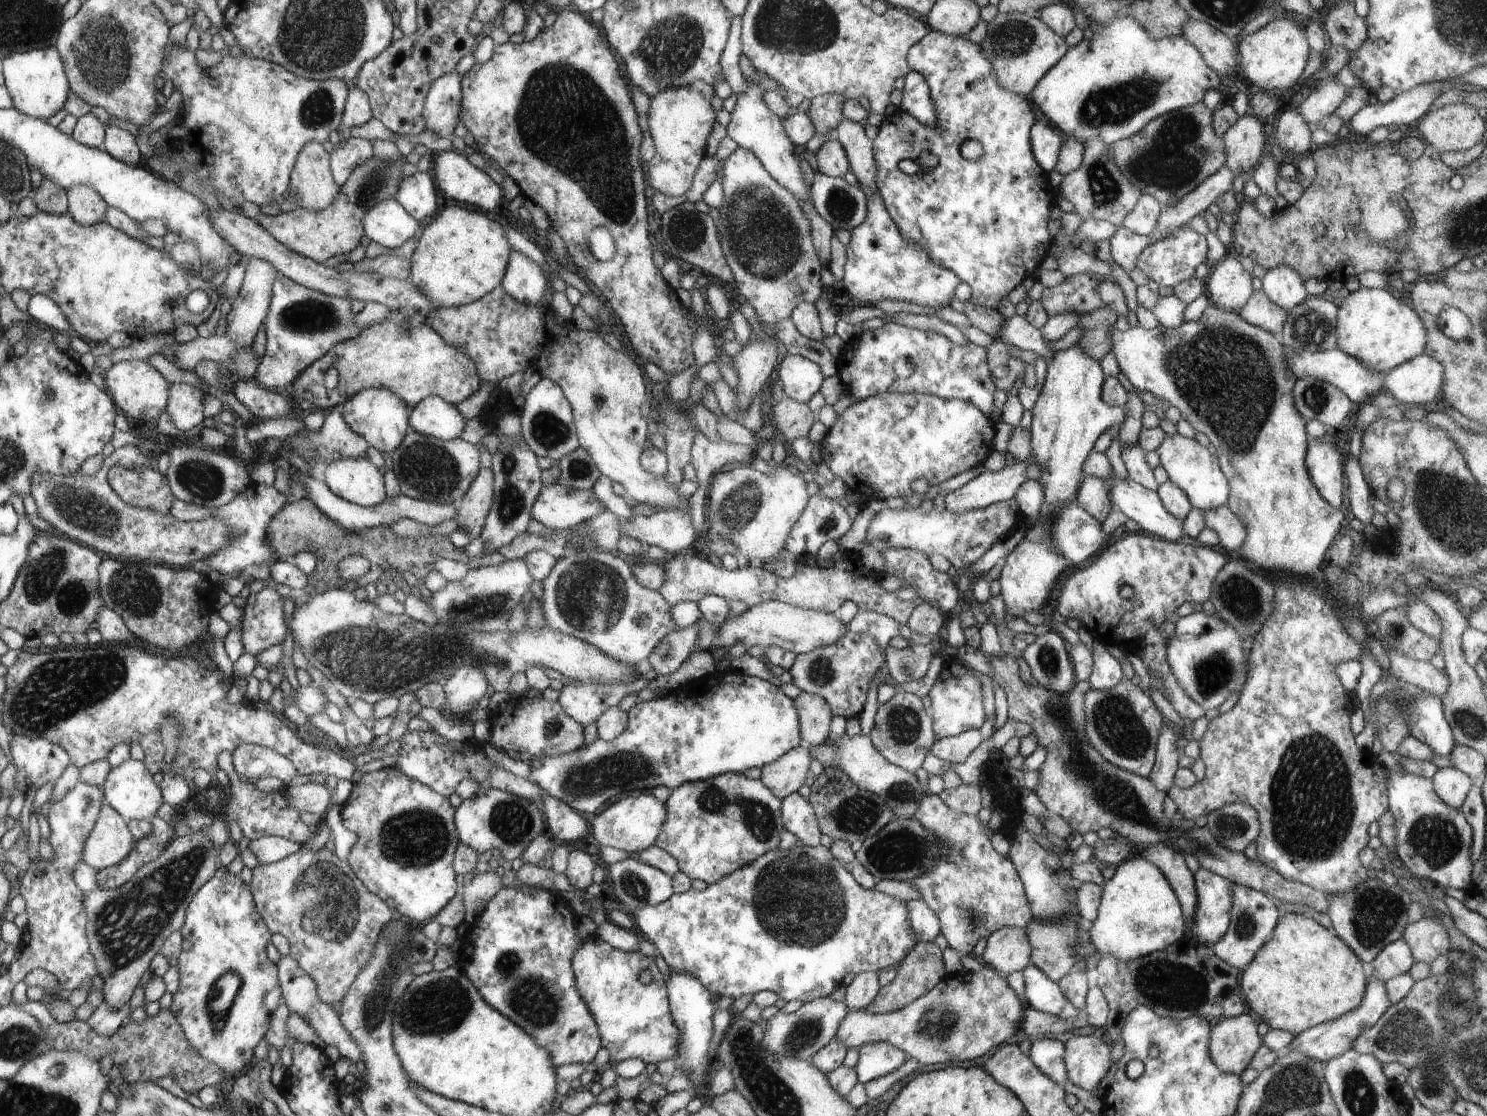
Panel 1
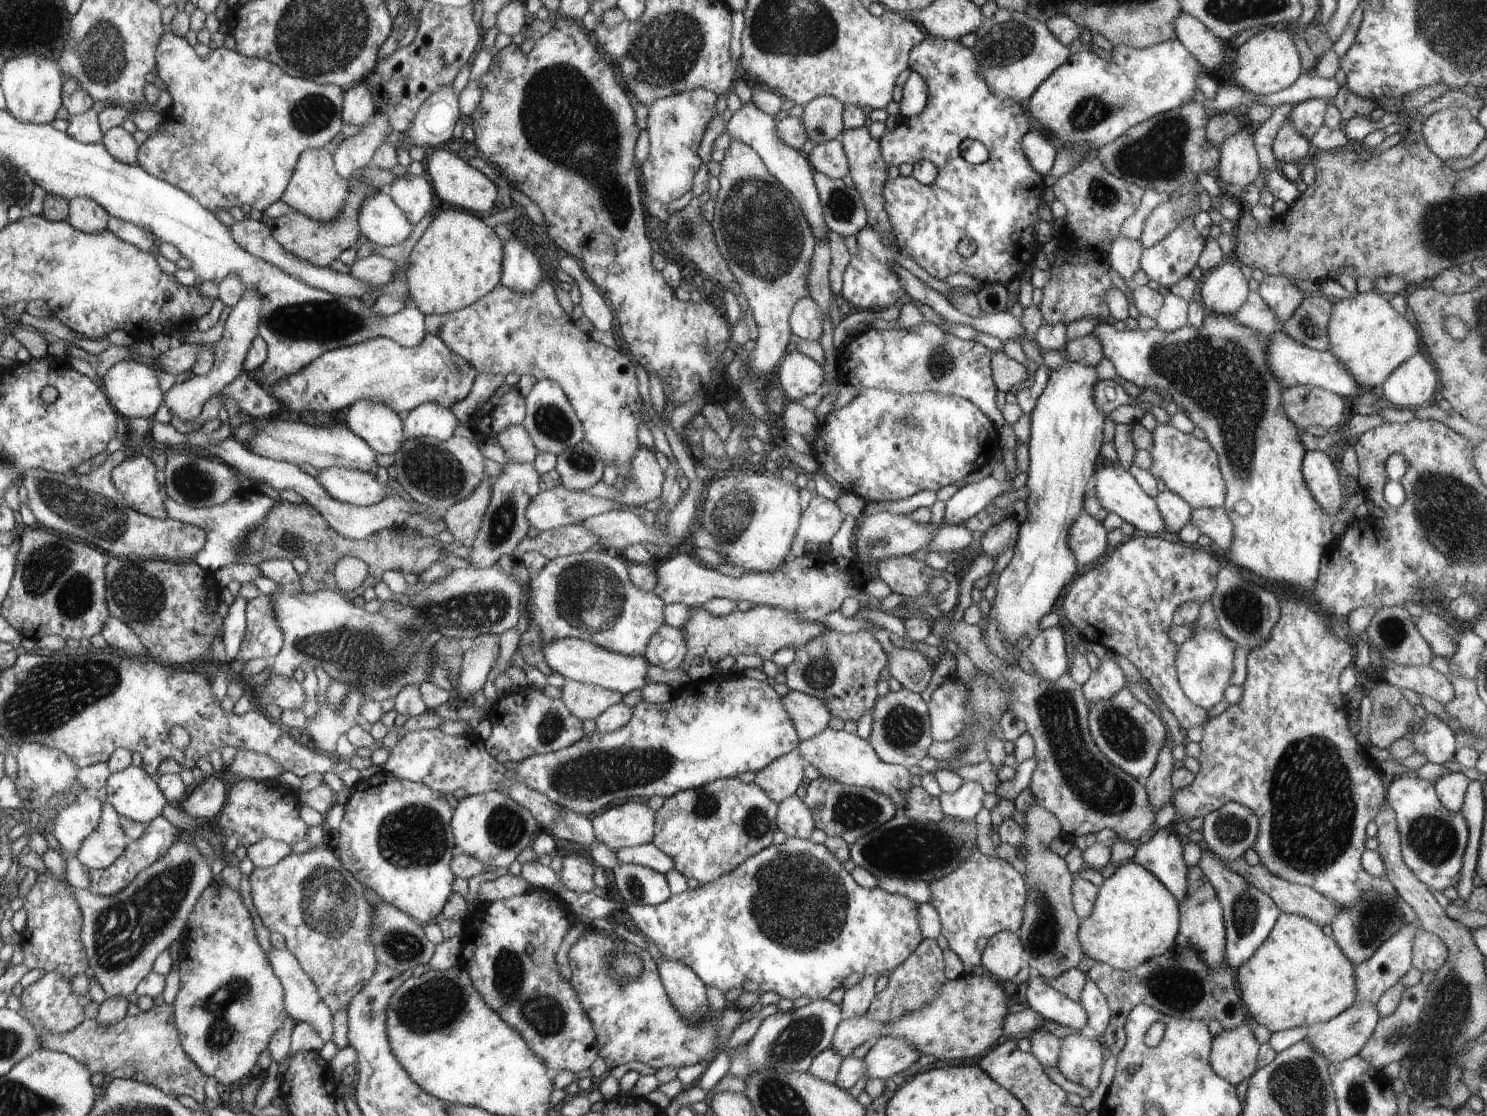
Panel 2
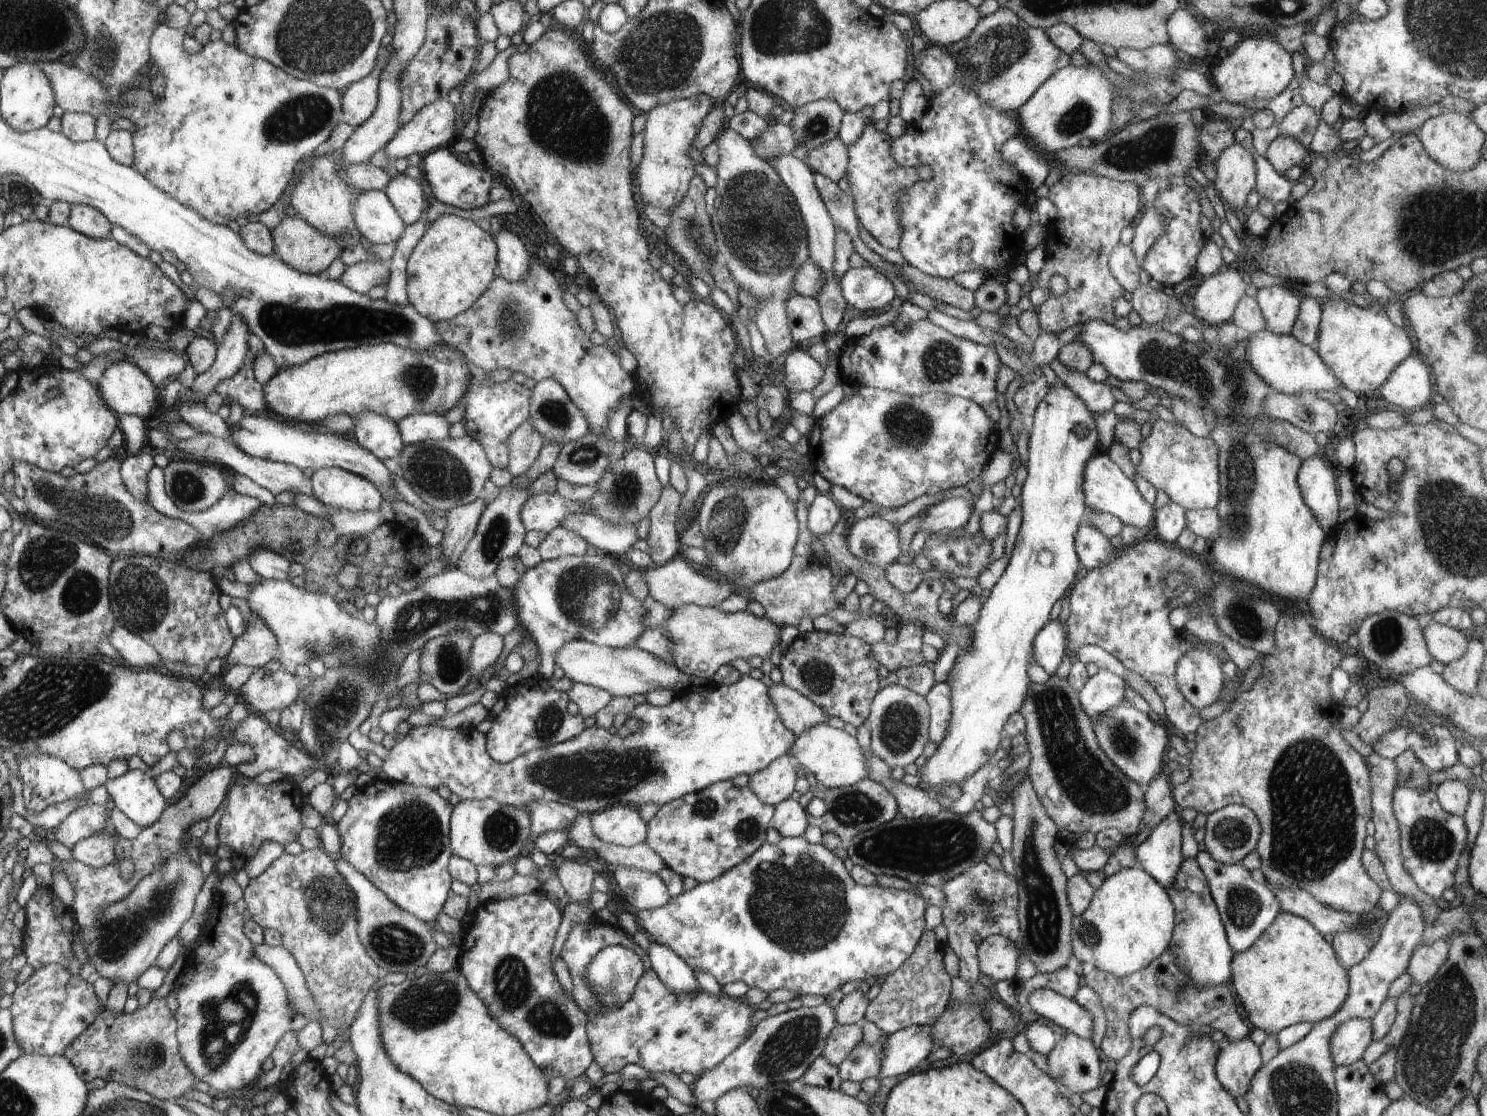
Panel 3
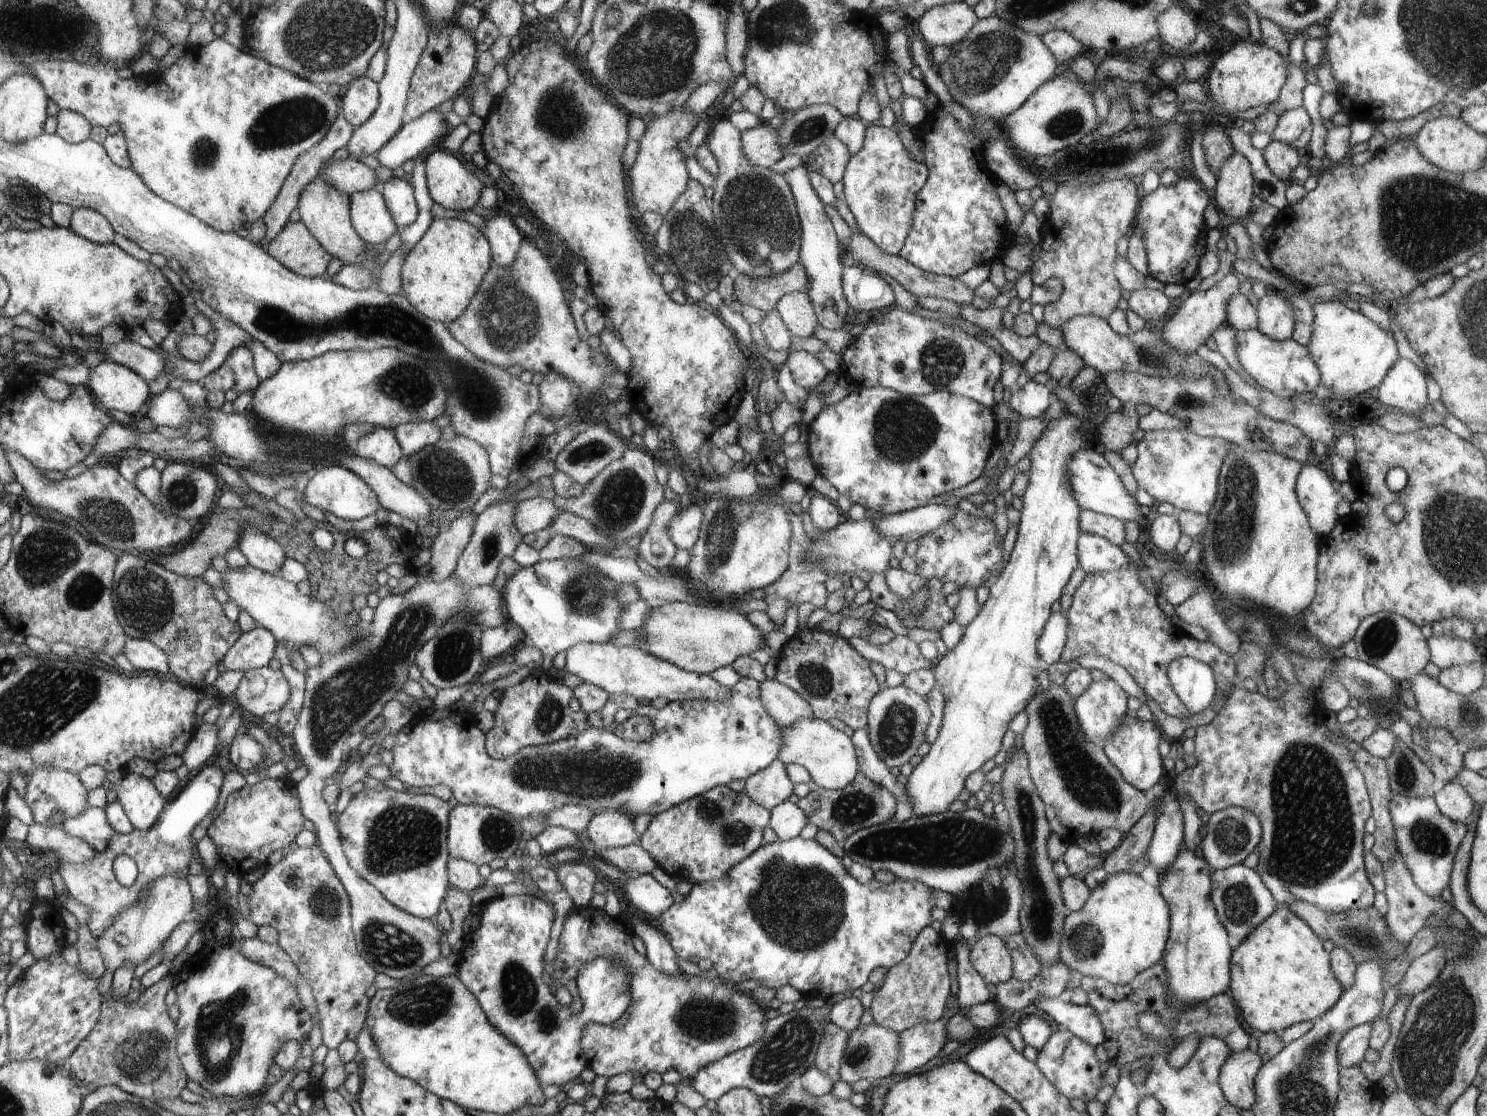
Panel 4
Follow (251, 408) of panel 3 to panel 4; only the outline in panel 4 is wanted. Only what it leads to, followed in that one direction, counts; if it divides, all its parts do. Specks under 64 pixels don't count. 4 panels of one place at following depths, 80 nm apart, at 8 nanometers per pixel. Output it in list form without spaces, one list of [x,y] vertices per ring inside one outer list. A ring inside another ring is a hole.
[[[236,347],[228,354],[225,362],[206,378],[202,378],[199,384],[206,388],[207,394],[233,390],[238,395],[252,391],[254,396],[260,382],[254,369],[252,352],[245,347]]]

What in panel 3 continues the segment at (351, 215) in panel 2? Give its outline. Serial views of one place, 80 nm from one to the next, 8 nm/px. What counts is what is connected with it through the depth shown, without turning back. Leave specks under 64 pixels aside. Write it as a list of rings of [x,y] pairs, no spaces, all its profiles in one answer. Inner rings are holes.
[[[286,215],[271,232],[273,242],[273,254],[289,267],[307,275],[325,275],[325,270],[342,254],[342,247],[335,239],[331,239],[323,232],[319,233],[316,227],[304,220],[302,217]]]

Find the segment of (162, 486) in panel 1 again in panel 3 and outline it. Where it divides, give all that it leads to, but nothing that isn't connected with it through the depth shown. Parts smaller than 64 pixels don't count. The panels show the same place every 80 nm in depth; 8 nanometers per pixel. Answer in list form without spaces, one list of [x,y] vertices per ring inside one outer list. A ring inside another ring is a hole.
[[[150,454],[128,456],[121,462],[119,471],[123,481],[137,499],[147,502],[147,472],[155,465]]]

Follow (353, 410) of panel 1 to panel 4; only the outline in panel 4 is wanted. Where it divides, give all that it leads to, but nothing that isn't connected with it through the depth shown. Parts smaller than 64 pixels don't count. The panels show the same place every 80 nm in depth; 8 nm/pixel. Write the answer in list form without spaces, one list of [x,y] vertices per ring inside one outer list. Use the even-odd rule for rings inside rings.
[[[384,426],[373,427],[371,433],[358,439],[352,446],[352,451],[360,458],[368,458],[372,462],[378,462],[380,466],[392,469],[403,458],[403,448],[400,447],[395,430]]]

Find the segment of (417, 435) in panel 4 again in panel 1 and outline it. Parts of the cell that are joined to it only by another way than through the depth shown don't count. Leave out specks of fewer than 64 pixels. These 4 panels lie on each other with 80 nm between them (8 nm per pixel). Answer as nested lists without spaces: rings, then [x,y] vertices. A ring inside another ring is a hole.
[[[431,395],[410,410],[410,430],[427,437],[444,441],[455,439],[463,433],[468,420],[446,399]]]

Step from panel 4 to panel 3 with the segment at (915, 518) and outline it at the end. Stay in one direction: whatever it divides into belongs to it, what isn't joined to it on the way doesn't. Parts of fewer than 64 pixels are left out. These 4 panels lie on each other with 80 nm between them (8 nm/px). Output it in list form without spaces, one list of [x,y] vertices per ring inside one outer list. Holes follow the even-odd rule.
[[[951,498],[935,505],[930,505],[919,516],[920,526],[918,526],[917,532],[924,530],[924,532],[936,533],[942,529],[954,530],[962,528],[970,520],[970,515],[973,512],[972,506],[975,508],[973,504],[971,501],[964,500],[964,498]]]

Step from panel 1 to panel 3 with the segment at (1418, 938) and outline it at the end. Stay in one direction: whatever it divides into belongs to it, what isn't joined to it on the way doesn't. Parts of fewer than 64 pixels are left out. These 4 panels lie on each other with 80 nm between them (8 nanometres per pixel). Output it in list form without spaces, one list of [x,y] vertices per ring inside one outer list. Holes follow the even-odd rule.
[[[1438,939],[1433,944],[1418,944],[1414,950],[1405,972],[1413,982],[1426,986],[1436,976],[1438,969],[1449,955],[1449,944],[1446,939]]]

